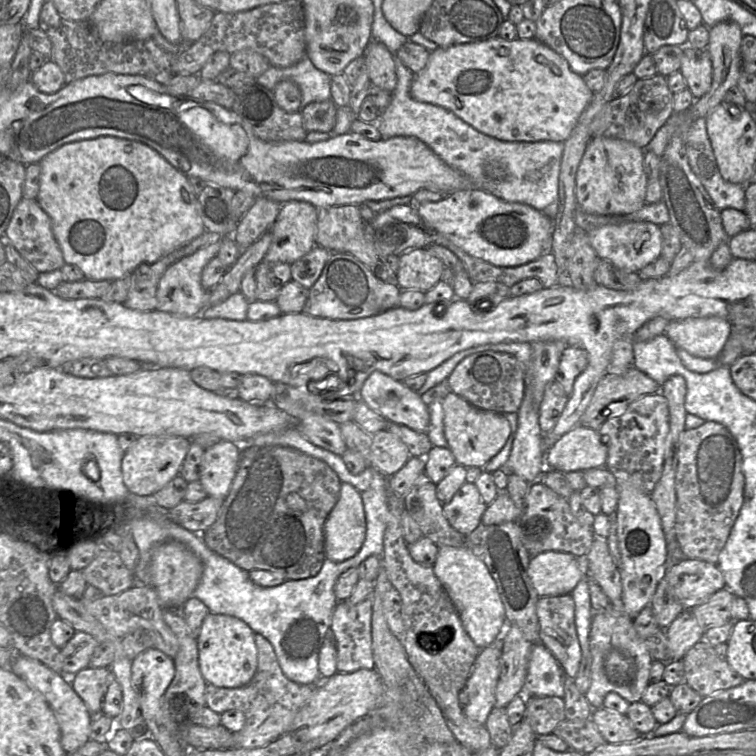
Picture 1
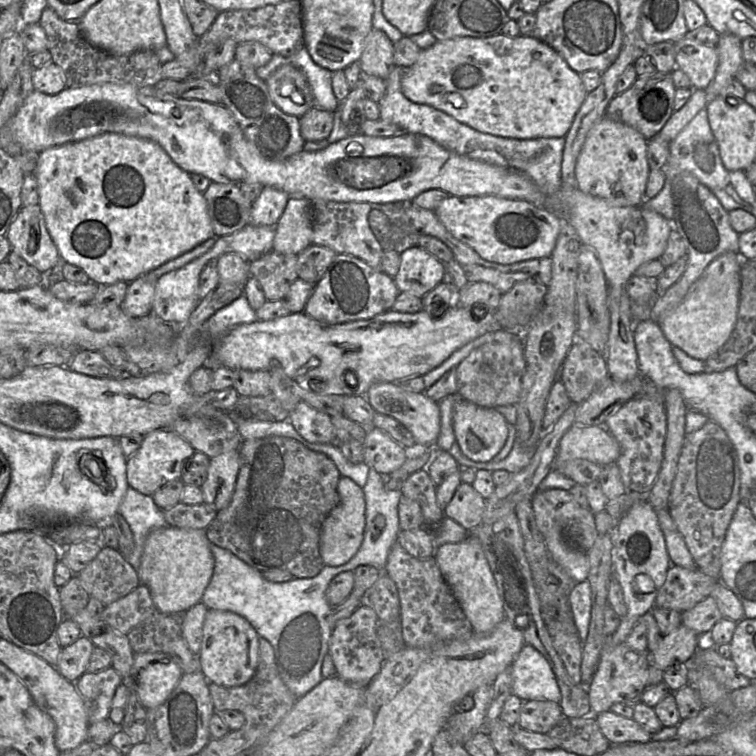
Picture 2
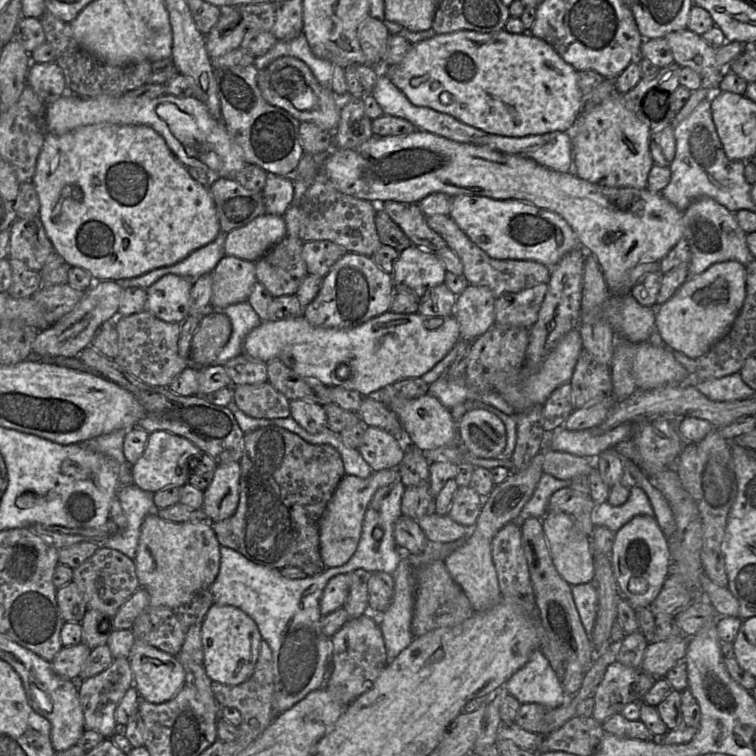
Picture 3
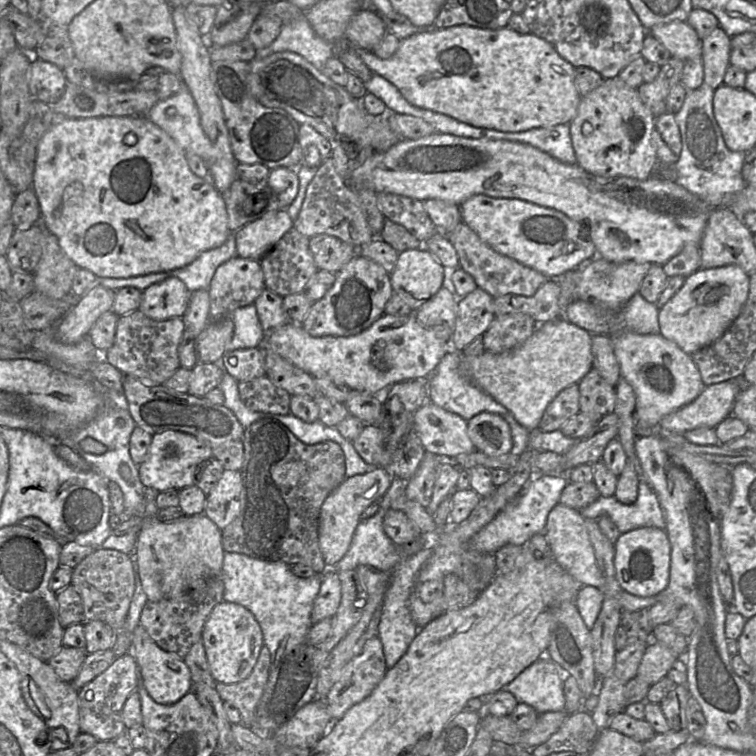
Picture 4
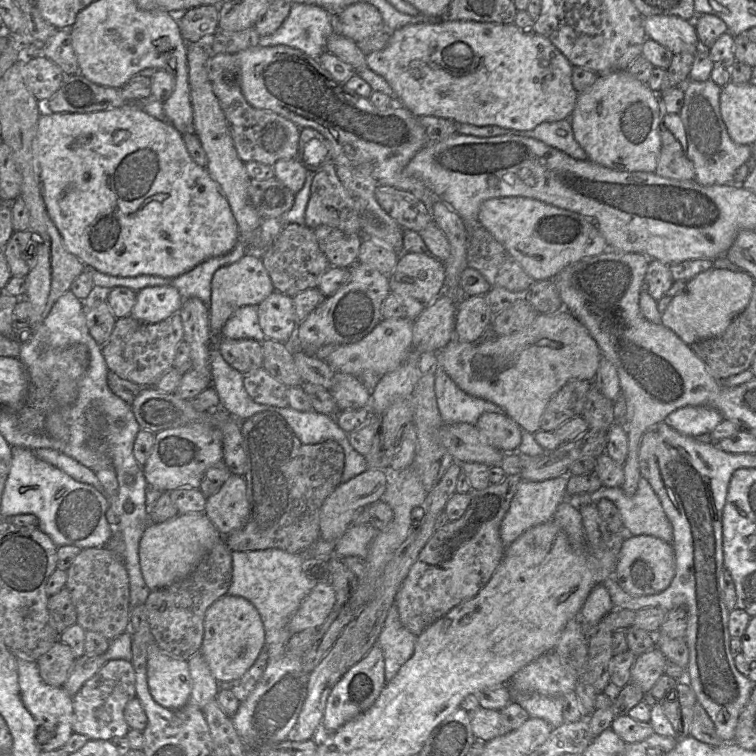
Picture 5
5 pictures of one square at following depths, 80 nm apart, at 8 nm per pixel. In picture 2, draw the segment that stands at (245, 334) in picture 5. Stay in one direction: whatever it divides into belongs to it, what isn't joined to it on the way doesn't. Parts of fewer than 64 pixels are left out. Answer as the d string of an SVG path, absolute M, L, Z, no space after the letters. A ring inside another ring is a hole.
M242 294L230 304L217 310L207 321L206 330L215 339L215 343L231 328L243 323L257 321L256 311L250 306L246 296Z

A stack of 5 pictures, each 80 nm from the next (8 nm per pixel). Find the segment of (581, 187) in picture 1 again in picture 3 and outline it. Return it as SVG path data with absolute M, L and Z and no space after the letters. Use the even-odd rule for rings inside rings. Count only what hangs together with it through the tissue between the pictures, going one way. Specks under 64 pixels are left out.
M613 94L610 97L608 97L607 99L605 99L602 103L592 107L591 109L584 110L584 104L583 104L583 109L582 109L581 113L579 114L579 116L577 117L577 119L576 119L576 121L574 123L574 128L571 131L571 134L572 134L572 157L573 157L573 169L572 169L572 171L580 179L583 179L583 180L585 180L587 182L590 182L590 183L596 184L596 185L607 186L607 187L614 187L614 188L629 187L629 188L636 188L636 189L644 189L647 186L649 172L650 172L651 168L654 165L654 161L652 159L652 156L651 156L651 153L650 153L650 148L649 148L649 143L650 143L650 139L651 139L651 131L650 131L650 128L646 124L644 124L642 121L640 121L638 119L638 117L635 115L634 112L628 110L625 107L624 100L622 99L621 95L622 94Z

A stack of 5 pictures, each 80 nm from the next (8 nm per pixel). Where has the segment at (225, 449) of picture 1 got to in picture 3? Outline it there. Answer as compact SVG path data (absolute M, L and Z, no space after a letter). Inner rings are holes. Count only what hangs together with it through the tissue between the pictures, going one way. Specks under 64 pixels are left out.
M240 463L217 465L212 482L204 490L203 511L210 523L230 518L239 504Z

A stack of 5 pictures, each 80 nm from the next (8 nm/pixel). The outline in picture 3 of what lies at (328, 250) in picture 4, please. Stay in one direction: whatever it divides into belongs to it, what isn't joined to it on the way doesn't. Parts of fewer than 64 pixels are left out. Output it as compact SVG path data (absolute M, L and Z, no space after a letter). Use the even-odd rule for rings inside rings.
M329 240L304 242L302 258L308 275L324 277L347 251Z

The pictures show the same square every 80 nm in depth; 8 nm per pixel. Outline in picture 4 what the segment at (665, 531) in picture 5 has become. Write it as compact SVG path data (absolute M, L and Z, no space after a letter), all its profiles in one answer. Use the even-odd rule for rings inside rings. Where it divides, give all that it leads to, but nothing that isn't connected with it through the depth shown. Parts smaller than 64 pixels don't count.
M646 480L639 482L637 499L632 504L623 504L614 495L600 495L596 501L580 510L580 513L585 519L594 520L607 515L621 533L640 527L666 529L664 512L658 496Z

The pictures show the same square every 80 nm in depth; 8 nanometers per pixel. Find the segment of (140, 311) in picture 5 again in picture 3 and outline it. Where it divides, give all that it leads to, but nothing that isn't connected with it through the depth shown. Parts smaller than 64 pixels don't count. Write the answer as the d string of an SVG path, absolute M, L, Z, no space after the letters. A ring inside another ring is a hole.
M166 274L147 289L146 310L166 322L182 324L190 312L193 281Z

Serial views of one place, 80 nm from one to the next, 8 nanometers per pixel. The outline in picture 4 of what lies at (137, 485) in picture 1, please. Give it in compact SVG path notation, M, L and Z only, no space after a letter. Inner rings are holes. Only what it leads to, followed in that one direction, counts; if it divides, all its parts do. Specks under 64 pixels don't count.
M166 430L153 435L148 454L138 465L139 478L145 487L158 492L181 490L195 485L196 467L212 457L212 450L206 442L184 432Z

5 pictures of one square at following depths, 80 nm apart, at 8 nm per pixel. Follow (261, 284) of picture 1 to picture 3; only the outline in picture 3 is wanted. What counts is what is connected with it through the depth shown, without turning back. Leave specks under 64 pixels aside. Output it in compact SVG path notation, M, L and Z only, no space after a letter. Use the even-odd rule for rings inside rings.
M285 236L255 261L256 277L276 298L295 295L308 275L302 258L304 242L299 237Z

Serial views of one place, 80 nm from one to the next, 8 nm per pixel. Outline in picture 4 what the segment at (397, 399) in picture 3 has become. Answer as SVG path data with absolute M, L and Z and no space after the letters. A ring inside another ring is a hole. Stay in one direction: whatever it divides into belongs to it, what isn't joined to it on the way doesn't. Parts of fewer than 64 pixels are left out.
M431 401L415 411L412 430L420 439L425 452L441 458L454 458L476 451L467 433L467 421Z

